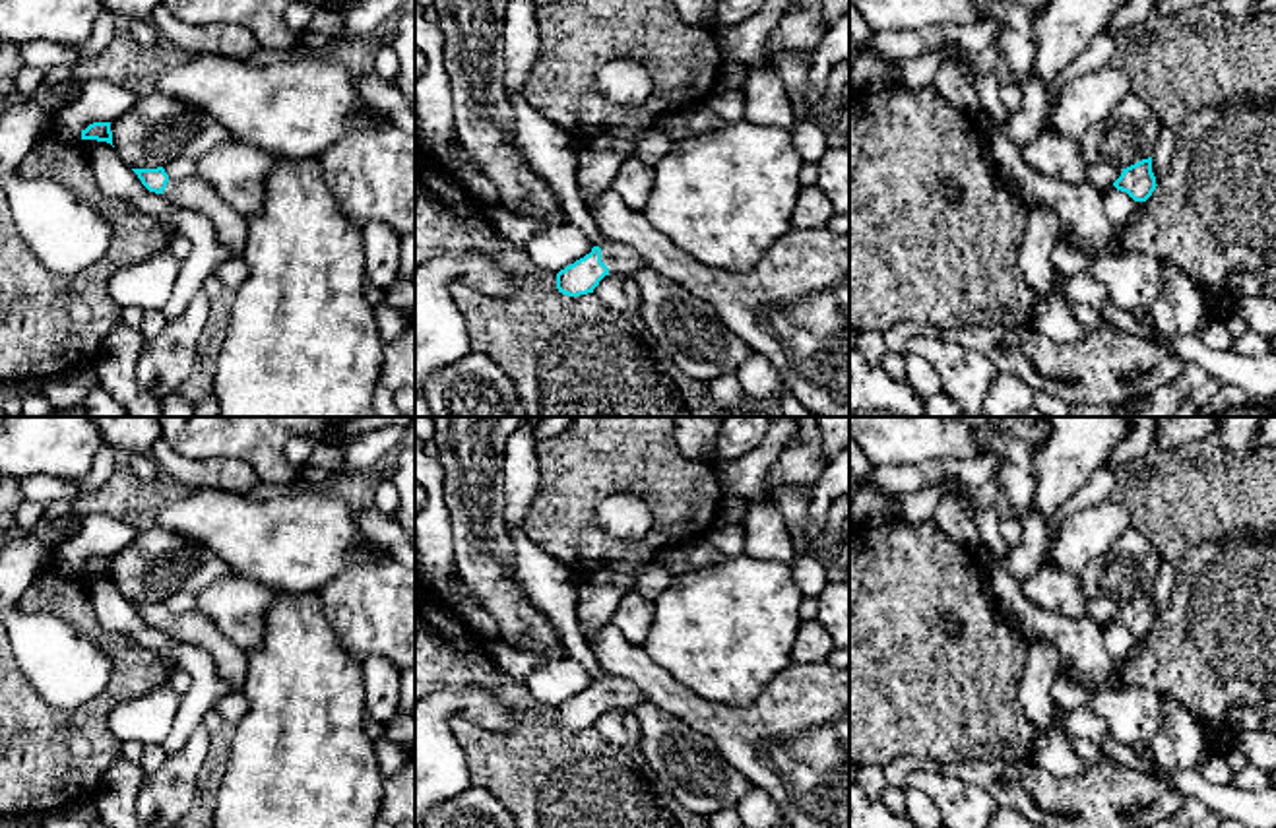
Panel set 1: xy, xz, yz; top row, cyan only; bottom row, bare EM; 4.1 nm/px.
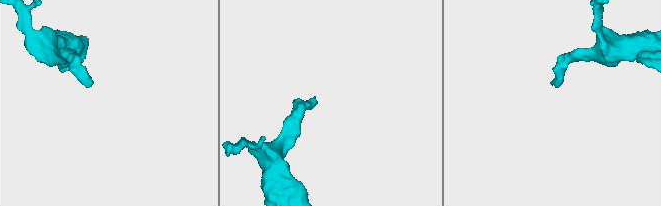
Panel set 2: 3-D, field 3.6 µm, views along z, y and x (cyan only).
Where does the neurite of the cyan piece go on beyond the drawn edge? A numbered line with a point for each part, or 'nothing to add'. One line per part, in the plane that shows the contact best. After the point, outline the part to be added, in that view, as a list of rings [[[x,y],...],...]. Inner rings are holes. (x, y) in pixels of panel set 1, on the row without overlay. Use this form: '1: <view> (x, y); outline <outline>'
1: xz (617, 691); outline [[[605,673],[601,681],[601,696],[609,702],[609,706],[621,706],[632,710],[638,702],[642,702],[642,690],[632,685],[624,677],[615,677]]]

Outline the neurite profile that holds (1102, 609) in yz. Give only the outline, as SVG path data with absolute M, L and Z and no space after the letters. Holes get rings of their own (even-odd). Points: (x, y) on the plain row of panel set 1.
M1117 597L1090 599L1086 619L1103 626L1121 611L1121 607L1123 603Z

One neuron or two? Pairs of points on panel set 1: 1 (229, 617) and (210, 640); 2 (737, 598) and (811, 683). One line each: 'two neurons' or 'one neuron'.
1: two neurons
2: two neurons

